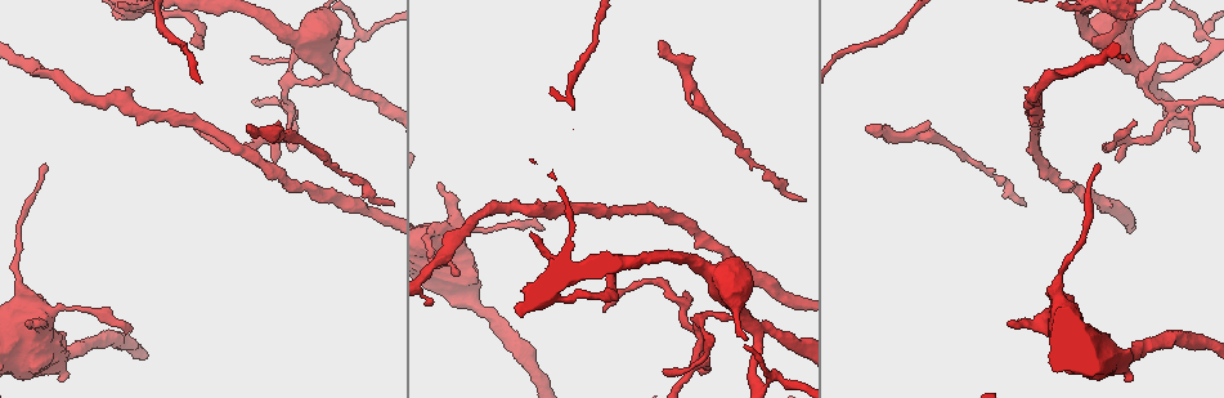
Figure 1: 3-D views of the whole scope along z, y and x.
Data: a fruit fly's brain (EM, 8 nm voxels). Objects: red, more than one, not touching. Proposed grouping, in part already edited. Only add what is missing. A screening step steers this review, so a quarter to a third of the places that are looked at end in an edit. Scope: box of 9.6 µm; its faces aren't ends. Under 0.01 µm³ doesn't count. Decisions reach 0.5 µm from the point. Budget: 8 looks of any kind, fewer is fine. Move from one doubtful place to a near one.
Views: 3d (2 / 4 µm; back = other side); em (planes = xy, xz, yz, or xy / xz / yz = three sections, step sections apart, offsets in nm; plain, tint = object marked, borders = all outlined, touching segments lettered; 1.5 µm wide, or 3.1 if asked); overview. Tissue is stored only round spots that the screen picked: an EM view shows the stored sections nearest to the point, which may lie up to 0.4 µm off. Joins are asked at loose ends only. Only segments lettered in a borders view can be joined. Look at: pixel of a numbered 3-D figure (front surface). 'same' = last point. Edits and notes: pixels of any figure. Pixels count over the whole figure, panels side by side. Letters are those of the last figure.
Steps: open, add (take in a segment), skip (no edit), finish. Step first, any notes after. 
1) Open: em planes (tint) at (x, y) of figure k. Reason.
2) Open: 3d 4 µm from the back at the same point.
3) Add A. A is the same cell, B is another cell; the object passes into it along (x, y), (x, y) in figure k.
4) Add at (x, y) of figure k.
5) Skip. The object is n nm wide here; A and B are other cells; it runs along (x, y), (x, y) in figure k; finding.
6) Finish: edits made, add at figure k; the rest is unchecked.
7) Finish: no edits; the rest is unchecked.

Open: em planes (borders) at (866, 130) of figure 1. Free end.

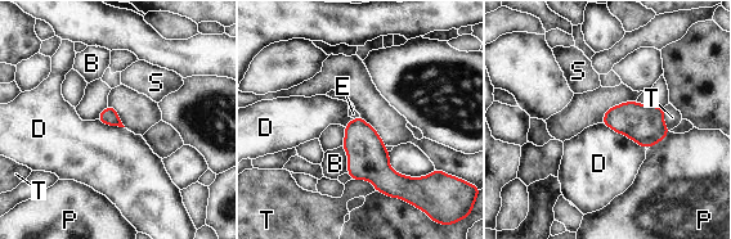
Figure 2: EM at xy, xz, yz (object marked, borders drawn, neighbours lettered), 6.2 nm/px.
Add at (353, 113) of figure 2. E is the same cell, B, D, P, S and T are other cells; it goes on there.

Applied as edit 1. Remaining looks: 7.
Open: em xy step 4 (borders) at (28, 324) of figure 1.

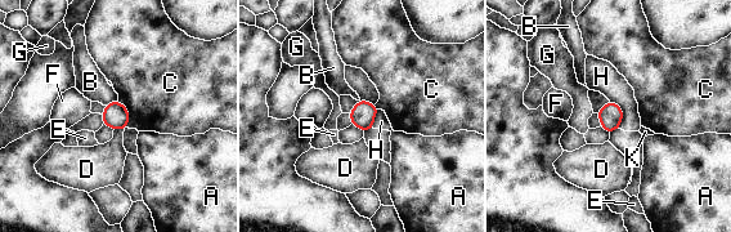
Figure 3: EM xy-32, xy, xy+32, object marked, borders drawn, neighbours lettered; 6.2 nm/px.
Open: em xz step 4 (borders) at the same point. Cut it another way.

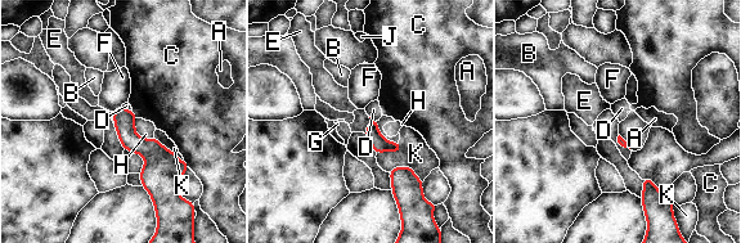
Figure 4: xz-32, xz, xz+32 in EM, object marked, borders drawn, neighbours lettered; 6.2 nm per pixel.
Skip. The longest contact is with K, 240 nm; A, B, C, D, E, F, G, H, J and K are other cells; none of them fits.

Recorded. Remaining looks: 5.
Open: em yz step 4 (borders) at (65, 380) of figure 1. Thick end.

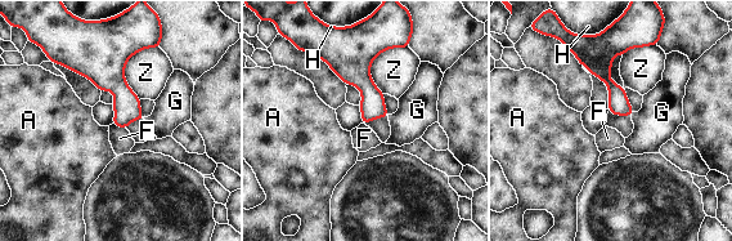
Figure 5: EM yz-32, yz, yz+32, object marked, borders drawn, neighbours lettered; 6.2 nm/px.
Open: em planes (borders) at the same point. Cut it another way.

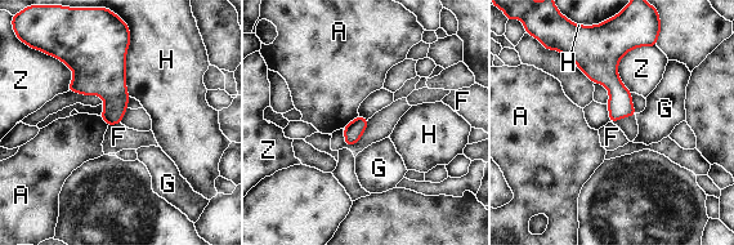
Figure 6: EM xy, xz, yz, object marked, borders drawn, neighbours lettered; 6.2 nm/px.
Skip. A, F, G, H and Z are other cells; a border runs along (120, 121), (108, 125) in figure 6; no lettered segment goes on from it.

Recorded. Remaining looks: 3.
Finish: edits made, add at figure 2; the rest is unchecked.

